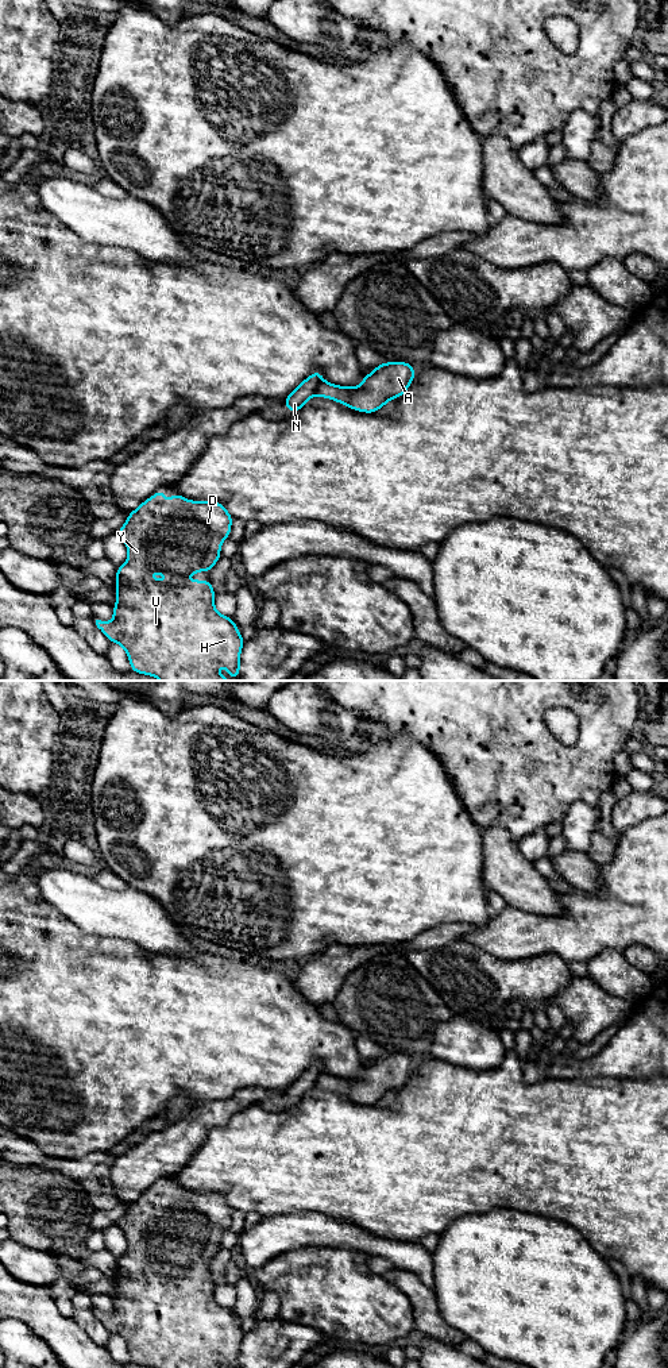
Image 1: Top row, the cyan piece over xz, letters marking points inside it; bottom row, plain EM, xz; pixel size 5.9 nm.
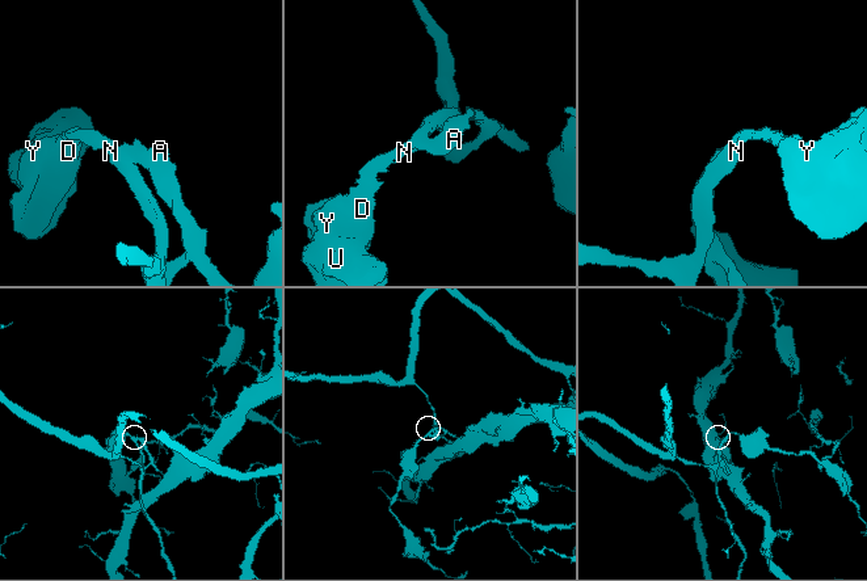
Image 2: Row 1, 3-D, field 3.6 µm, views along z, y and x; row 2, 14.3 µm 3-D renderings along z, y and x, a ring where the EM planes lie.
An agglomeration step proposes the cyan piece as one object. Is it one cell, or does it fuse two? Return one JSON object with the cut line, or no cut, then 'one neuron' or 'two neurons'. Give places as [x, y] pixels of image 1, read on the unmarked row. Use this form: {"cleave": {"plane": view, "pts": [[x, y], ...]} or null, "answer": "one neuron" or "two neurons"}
{"cleave": {"plane": "xz", "pts": [[323, 1071], [315, 1086]]}, "answer": "two neurons"}

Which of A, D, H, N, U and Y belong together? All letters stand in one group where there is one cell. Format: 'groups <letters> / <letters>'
groups A / D H N U Y

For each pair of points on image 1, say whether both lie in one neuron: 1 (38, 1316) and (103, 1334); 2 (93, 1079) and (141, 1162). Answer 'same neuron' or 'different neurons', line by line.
1: different neurons
2: different neurons

